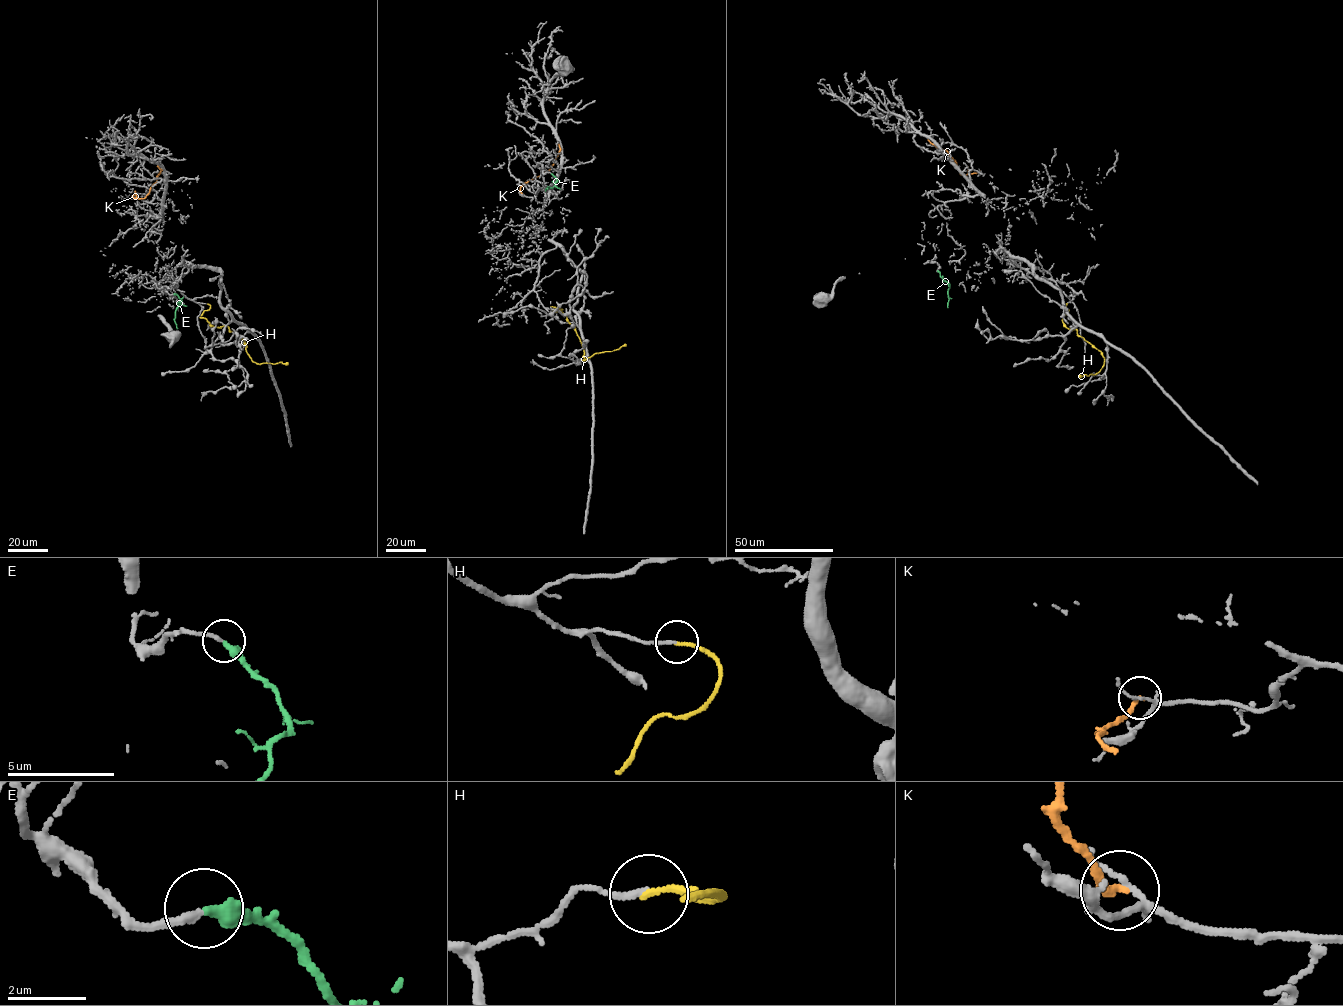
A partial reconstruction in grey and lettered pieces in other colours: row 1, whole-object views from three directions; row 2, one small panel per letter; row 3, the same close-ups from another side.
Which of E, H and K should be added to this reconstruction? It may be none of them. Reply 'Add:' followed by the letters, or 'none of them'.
Add: E

